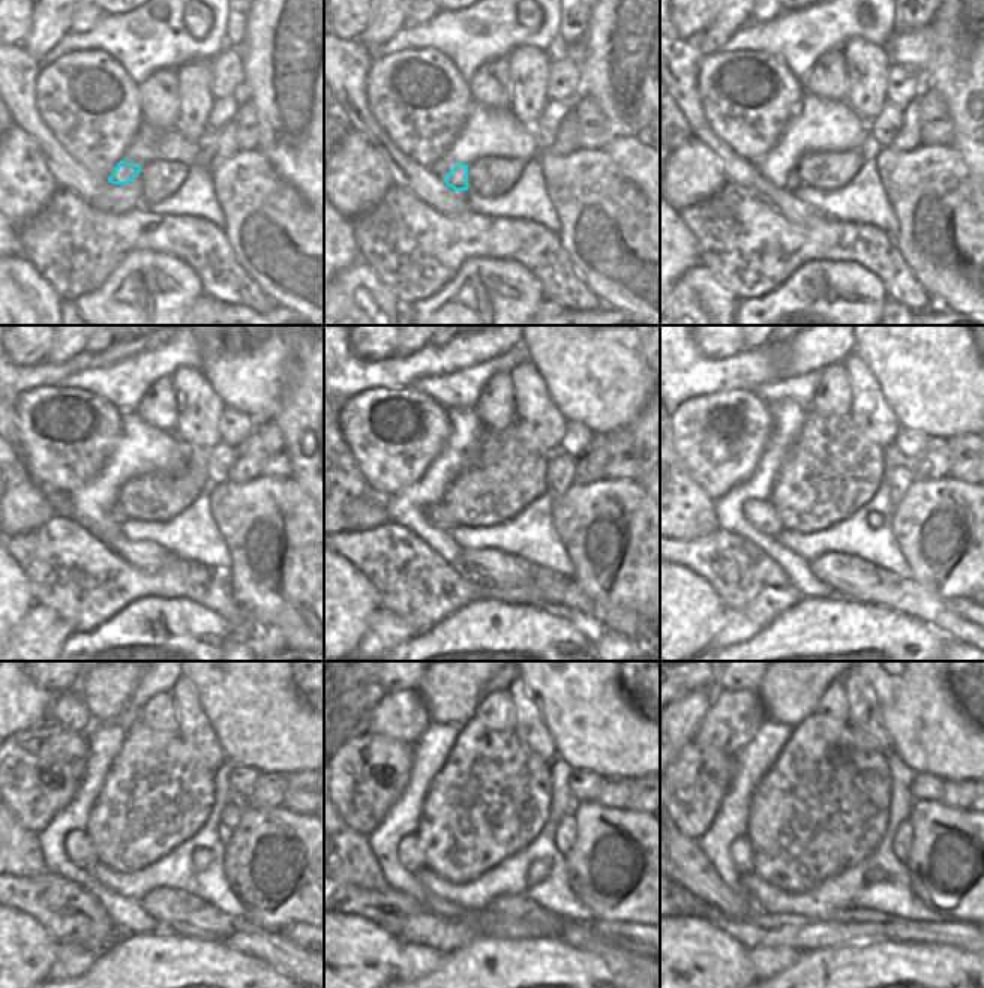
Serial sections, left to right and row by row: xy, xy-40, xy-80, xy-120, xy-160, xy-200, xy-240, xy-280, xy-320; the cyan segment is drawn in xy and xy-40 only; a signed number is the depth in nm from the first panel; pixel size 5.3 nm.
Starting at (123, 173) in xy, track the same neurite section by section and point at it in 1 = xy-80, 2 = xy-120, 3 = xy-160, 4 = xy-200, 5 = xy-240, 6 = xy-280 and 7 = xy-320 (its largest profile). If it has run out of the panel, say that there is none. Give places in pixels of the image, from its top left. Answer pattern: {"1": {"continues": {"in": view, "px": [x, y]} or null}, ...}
{"1": {"continues": {"in": "xy-80", "px": [792, 180]}}, "2": {"continues": {"in": "xy-120", "px": [117, 514]}}, "3": {"continues": {"in": "xy-160", "px": [440, 516]}}, "4": {"continues": {"in": "xy-200", "px": [761, 514]}}, "5": {"continues": {"in": "xy-240", "px": [78, 847]}}, "6": {"continues": {"in": "xy-280", "px": [410, 855]}}, "7": {"continues": {"in": "xy-320", "px": [740, 850]}}}

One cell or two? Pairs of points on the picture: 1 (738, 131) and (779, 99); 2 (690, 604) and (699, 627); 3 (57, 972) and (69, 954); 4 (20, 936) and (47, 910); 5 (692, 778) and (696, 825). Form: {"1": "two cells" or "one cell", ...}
{"1": "one cell", "2": "one cell", "3": "one cell", "4": "two cells", "5": "one cell"}

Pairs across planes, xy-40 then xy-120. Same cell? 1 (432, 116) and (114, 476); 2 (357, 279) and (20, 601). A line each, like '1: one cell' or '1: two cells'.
1: two cells
2: two cells

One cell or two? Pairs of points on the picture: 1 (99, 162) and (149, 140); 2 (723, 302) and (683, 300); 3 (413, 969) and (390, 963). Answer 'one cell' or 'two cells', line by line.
1: two cells
2: one cell
3: two cells

